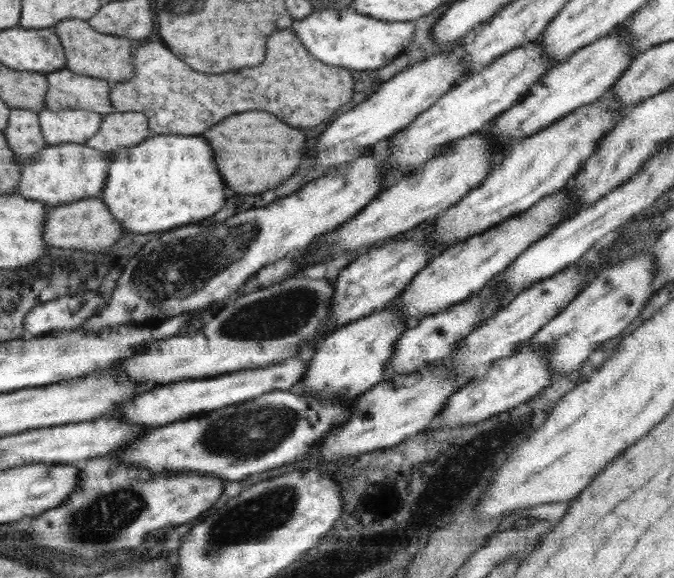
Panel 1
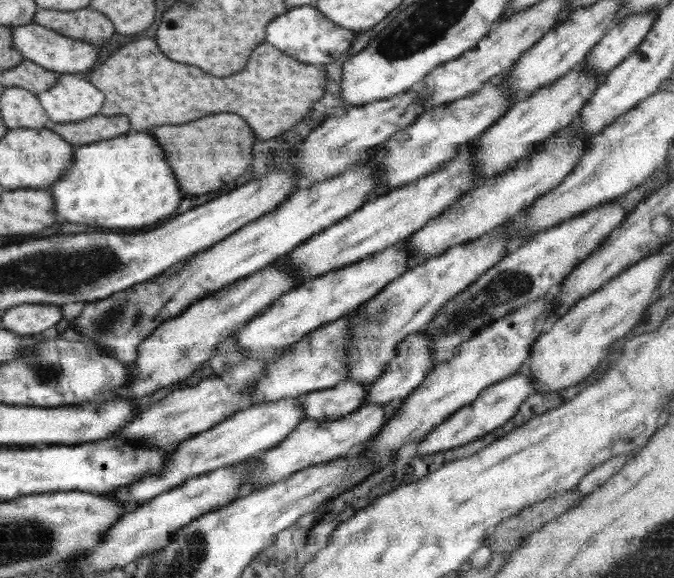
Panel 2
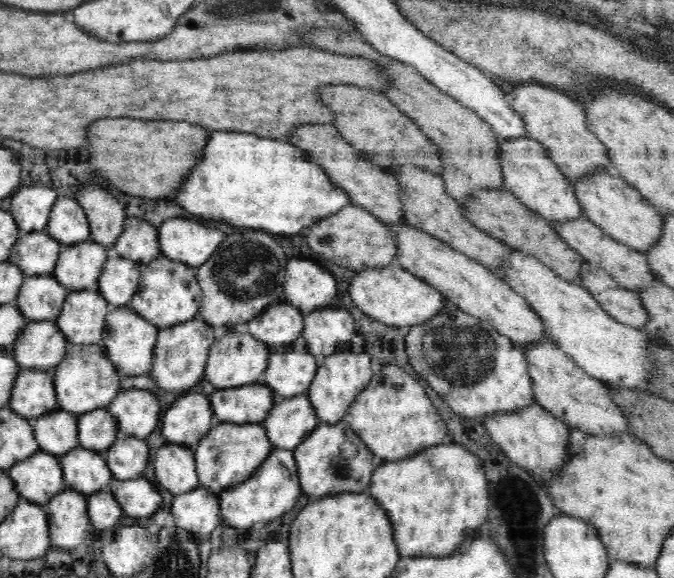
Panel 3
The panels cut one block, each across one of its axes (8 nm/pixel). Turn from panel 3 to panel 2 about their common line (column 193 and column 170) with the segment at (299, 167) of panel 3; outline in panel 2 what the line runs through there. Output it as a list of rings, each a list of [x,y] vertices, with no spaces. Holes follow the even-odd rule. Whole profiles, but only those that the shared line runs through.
[[[126,132],[124,136],[78,146],[72,152],[68,172],[64,172],[51,192],[54,198],[53,208],[56,208],[58,218],[64,218],[66,222],[86,222],[106,228],[152,226],[158,218],[170,216],[170,212],[175,212],[182,198],[174,174],[164,160],[164,152],[160,150],[158,142],[144,132]]]

